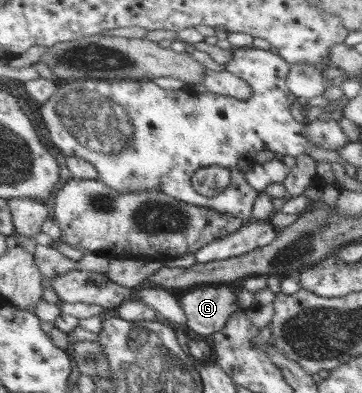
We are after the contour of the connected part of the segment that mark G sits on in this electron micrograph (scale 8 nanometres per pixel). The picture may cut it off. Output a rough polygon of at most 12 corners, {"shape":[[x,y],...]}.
{"shape":[[232,286],[178,294],[186,325],[208,339],[238,309]]}

